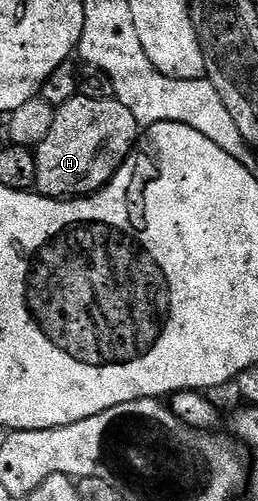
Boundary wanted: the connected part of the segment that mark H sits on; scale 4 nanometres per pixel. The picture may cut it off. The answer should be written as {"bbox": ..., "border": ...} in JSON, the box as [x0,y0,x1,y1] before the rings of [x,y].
{"bbox":[35,93,142,200],"border":[[[79,93],[66,100],[66,104],[56,107],[54,125],[50,127],[46,140],[35,147],[38,164],[35,193],[44,198],[65,200],[96,193],[137,149],[141,133],[142,127],[134,120],[130,108],[114,96],[91,98]]]}

